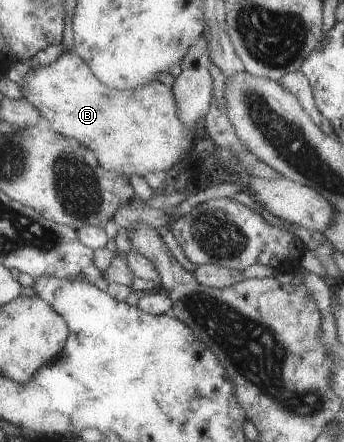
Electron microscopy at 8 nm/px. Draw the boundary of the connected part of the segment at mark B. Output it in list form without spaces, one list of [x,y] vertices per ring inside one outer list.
[[[63,52],[61,53],[55,61],[48,63],[48,65],[34,66],[28,73],[22,78],[20,87],[21,97],[24,98],[28,103],[31,103],[35,110],[40,114],[42,119],[42,125],[50,128],[54,133],[71,137],[85,145],[94,155],[96,156],[98,165],[101,168],[104,168],[108,171],[115,171],[120,175],[125,175],[130,177],[131,175],[138,174],[142,176],[148,171],[152,172],[162,172],[166,171],[170,166],[177,164],[179,159],[192,147],[195,139],[198,136],[198,133],[201,133],[199,130],[195,134],[190,134],[189,129],[179,120],[177,116],[177,107],[175,101],[173,100],[173,95],[171,88],[165,86],[162,83],[159,83],[157,80],[152,80],[147,84],[142,84],[134,89],[129,90],[119,90],[116,88],[107,88],[101,81],[98,81],[94,74],[90,71],[90,68],[86,65],[86,62],[83,62],[74,52]]]

